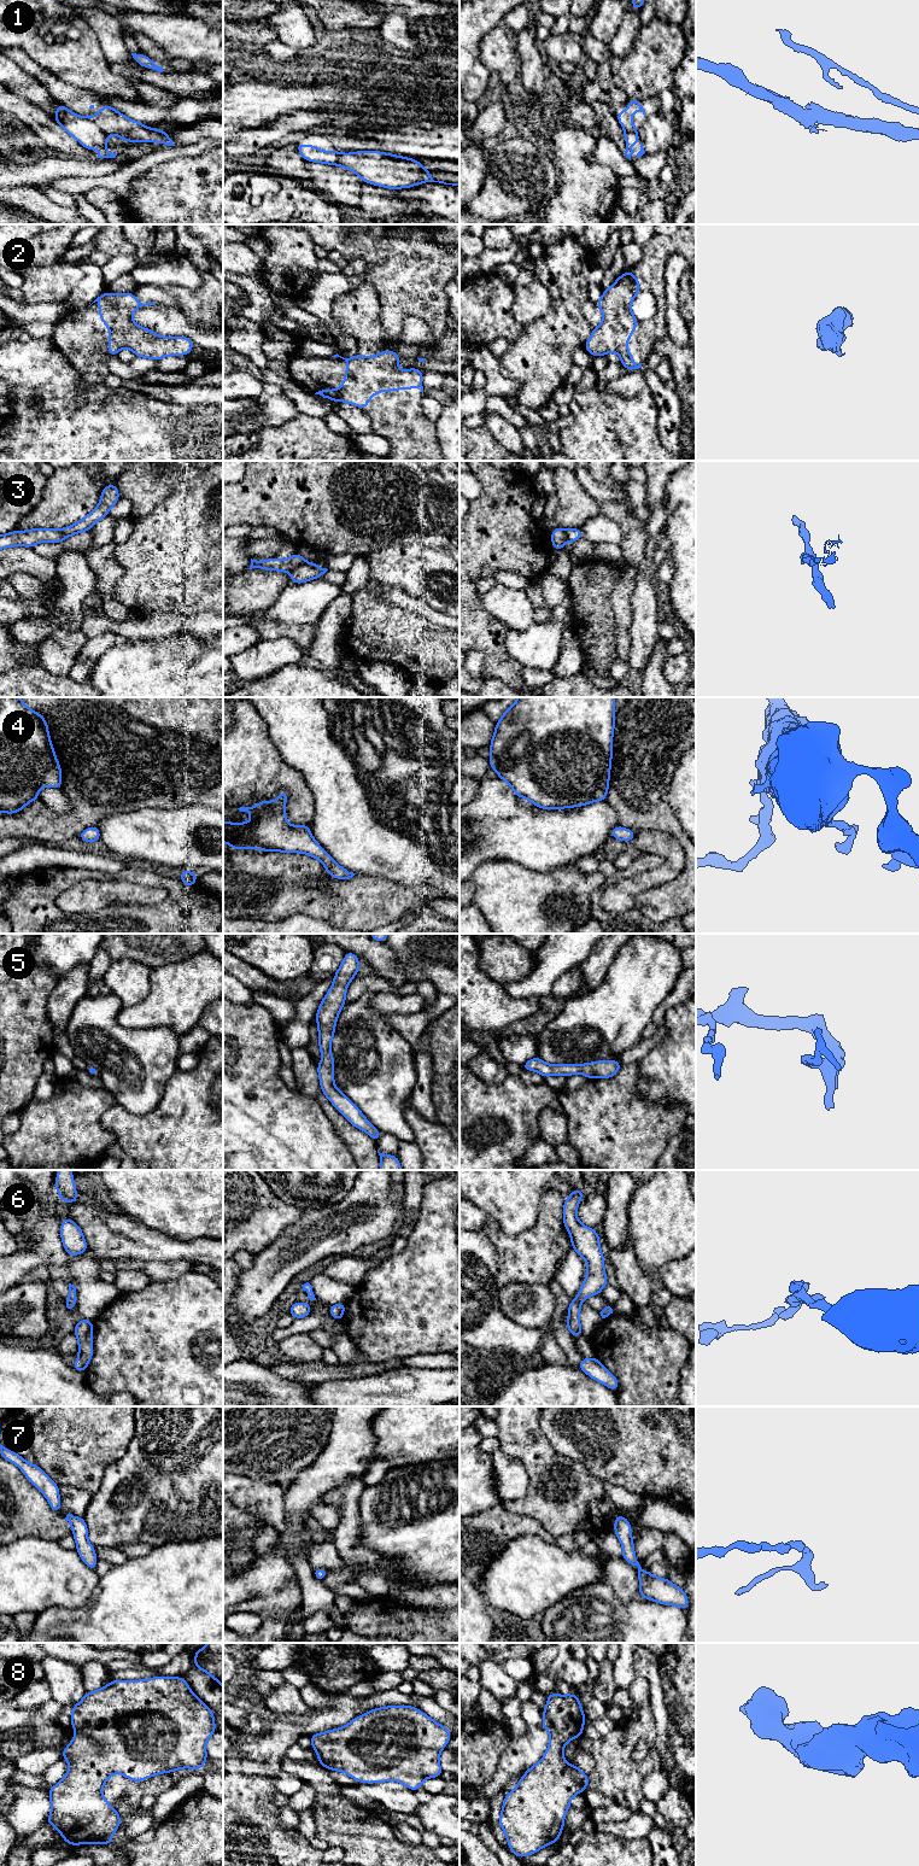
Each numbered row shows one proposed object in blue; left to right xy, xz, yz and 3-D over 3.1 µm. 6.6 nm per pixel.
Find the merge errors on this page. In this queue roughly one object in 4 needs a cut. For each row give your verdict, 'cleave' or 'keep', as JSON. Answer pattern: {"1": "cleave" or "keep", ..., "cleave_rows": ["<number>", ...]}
{"1": "cleave", "2": "keep", "3": "cleave", "4": "keep", "5": "keep", "6": "keep", "7": "keep", "8": "keep", "cleave_rows": ["1", "3"]}

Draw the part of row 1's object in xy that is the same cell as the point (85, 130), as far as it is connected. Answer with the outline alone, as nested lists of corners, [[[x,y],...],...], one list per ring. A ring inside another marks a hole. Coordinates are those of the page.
[[[57,103],[57,113],[52,117],[69,135],[75,138],[89,152],[99,147],[98,158],[115,158],[117,153],[106,150],[107,134],[90,118],[71,112],[66,106]]]

